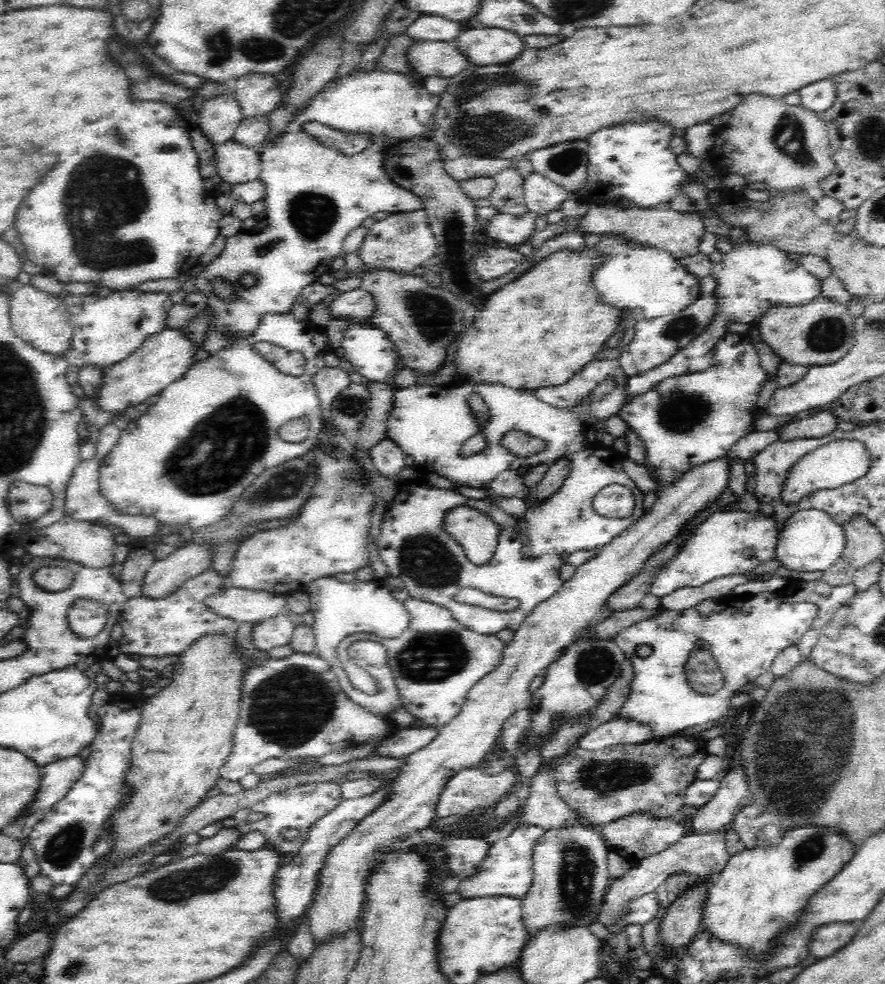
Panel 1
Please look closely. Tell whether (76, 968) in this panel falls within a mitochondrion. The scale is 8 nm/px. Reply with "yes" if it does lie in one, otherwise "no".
yes

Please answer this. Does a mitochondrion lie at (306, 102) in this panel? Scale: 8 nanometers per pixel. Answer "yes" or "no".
no

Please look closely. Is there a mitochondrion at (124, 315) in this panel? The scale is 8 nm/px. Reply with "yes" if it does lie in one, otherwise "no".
no

